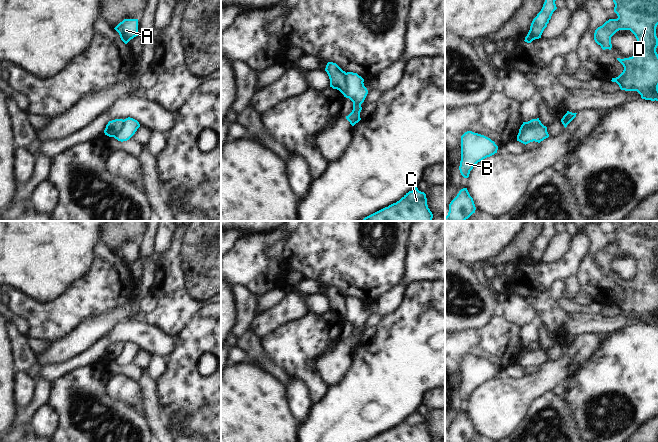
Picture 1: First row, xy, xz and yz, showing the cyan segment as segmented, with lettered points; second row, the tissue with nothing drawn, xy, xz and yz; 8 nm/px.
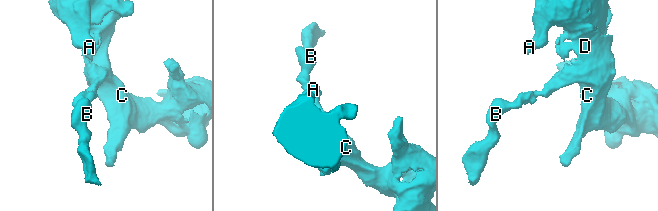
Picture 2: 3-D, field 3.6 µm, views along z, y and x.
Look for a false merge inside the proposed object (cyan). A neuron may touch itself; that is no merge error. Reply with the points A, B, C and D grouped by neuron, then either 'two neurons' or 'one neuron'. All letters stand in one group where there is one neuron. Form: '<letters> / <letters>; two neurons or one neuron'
A C D / B; two neurons

